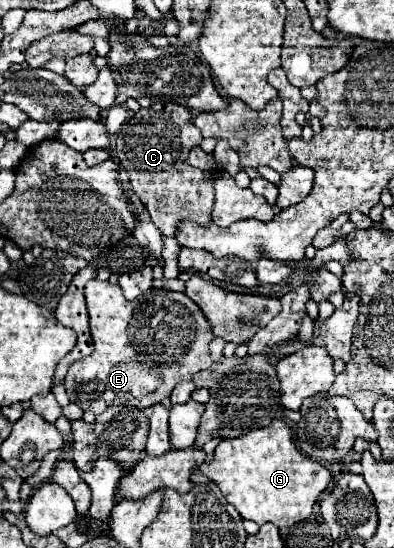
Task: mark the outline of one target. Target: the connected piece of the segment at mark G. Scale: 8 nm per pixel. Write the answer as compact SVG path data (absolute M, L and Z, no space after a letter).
M273 420L265 428L249 430L241 438L221 440L219 446L215 448L213 460L201 464L199 472L205 474L211 482L215 482L219 486L219 490L225 496L225 500L235 506L235 510L241 514L241 518L253 520L259 526L265 524L265 522L271 522L277 528L289 528L289 526L305 520L311 514L313 504L329 488L329 482L331 482L331 474L329 474L329 470L323 464L313 462L311 458L303 456L295 448L291 428L285 422L281 422L281 420Z

